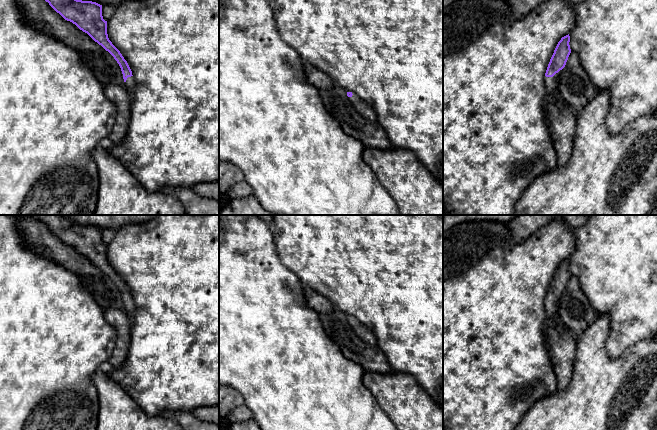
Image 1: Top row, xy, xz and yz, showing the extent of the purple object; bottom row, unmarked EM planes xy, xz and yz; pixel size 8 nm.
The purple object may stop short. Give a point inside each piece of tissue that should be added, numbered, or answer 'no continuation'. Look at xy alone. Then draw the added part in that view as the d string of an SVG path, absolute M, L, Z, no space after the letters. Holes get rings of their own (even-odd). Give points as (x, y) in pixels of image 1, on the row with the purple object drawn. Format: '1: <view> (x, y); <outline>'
1: xy (129, 84); M128 77L127 80L124 82L124 87L126 90L131 94L133 88L134 88L134 77Z

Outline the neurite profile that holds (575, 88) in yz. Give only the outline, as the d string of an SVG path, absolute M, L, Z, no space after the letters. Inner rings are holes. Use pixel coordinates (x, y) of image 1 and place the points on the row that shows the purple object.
M571 51L558 80L559 95L574 112L581 112L594 99L598 90L582 67L579 56Z

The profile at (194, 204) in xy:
M165 187L161 191L177 198L183 204L186 215L219 215L219 201L203 197L193 188Z

